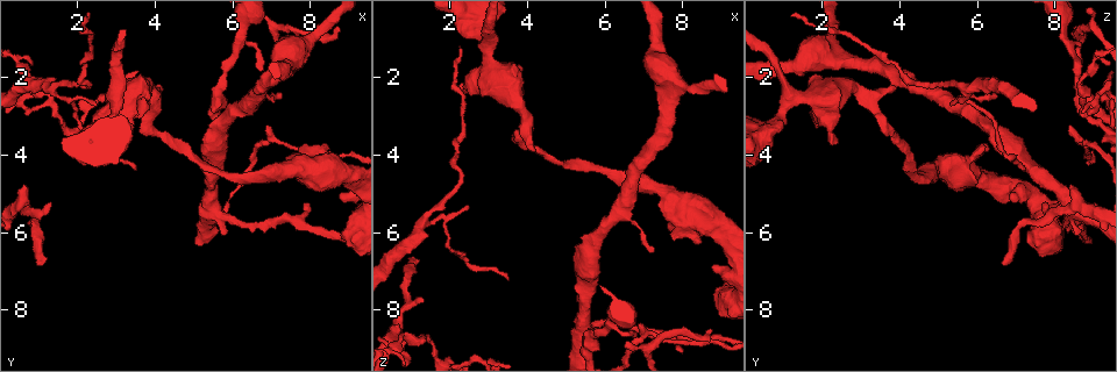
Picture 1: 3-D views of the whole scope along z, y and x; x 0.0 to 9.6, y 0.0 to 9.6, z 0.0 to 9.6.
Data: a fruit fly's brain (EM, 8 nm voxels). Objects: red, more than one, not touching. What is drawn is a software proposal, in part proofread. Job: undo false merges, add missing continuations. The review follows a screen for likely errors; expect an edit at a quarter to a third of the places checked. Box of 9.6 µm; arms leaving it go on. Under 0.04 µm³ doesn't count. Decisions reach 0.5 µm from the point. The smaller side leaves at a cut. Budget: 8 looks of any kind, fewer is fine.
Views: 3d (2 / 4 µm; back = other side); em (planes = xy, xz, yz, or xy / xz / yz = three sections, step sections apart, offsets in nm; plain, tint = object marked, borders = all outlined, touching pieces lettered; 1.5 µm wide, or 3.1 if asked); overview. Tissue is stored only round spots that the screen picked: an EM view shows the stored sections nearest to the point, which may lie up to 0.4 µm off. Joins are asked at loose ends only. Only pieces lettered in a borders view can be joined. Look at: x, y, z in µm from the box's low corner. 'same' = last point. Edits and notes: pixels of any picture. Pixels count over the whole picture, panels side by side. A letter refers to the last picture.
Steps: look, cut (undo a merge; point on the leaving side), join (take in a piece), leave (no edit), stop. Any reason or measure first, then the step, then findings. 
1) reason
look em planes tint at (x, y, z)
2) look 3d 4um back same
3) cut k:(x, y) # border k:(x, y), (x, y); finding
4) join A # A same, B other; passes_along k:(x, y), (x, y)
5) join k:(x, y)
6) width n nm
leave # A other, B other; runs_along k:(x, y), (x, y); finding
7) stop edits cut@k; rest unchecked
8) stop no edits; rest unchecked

branch stops here
look em planes borders at (0.65, 4.85, 8.35)

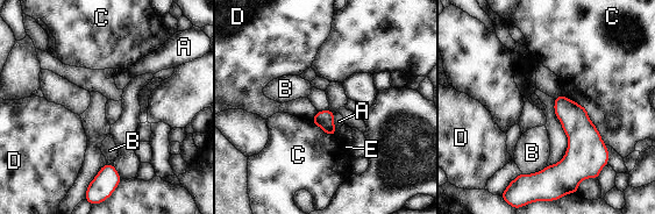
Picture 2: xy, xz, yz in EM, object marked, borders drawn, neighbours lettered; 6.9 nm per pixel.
leave # A other, B other, C other, D other, E other; none of them fits

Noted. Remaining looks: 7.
an open end
look 3d 4um at (2.45, 2.75, 5.35)

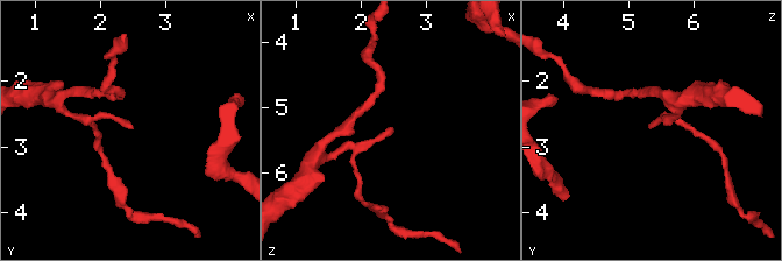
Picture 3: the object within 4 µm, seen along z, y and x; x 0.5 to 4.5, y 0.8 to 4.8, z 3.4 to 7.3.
now the EM
look em planes borders at (2.45, 2.70, 5.30)

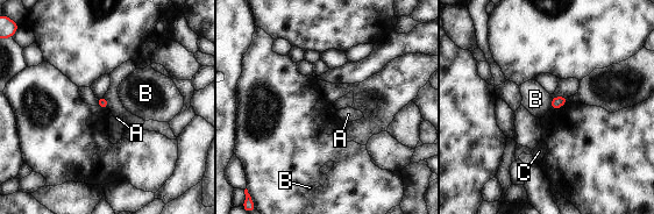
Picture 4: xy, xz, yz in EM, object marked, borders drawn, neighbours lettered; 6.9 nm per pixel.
leave # A other, B other, C other; border 4:(552, 98), (549, 107); none of them fits

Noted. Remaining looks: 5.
free end
look em planes borders at (7.95, 5.30, 9.10)

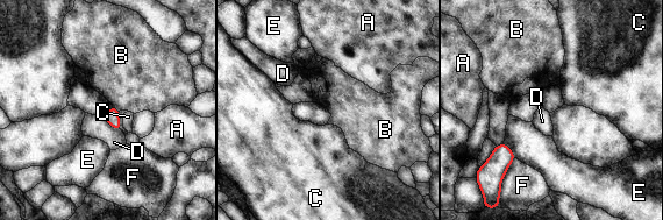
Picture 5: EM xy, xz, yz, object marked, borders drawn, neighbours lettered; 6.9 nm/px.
leave # A other, B other, C other, D other, E other, F other; border 5:(113, 105), (119, 111); none of them fits

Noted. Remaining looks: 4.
stop no edits; rest unchecked

